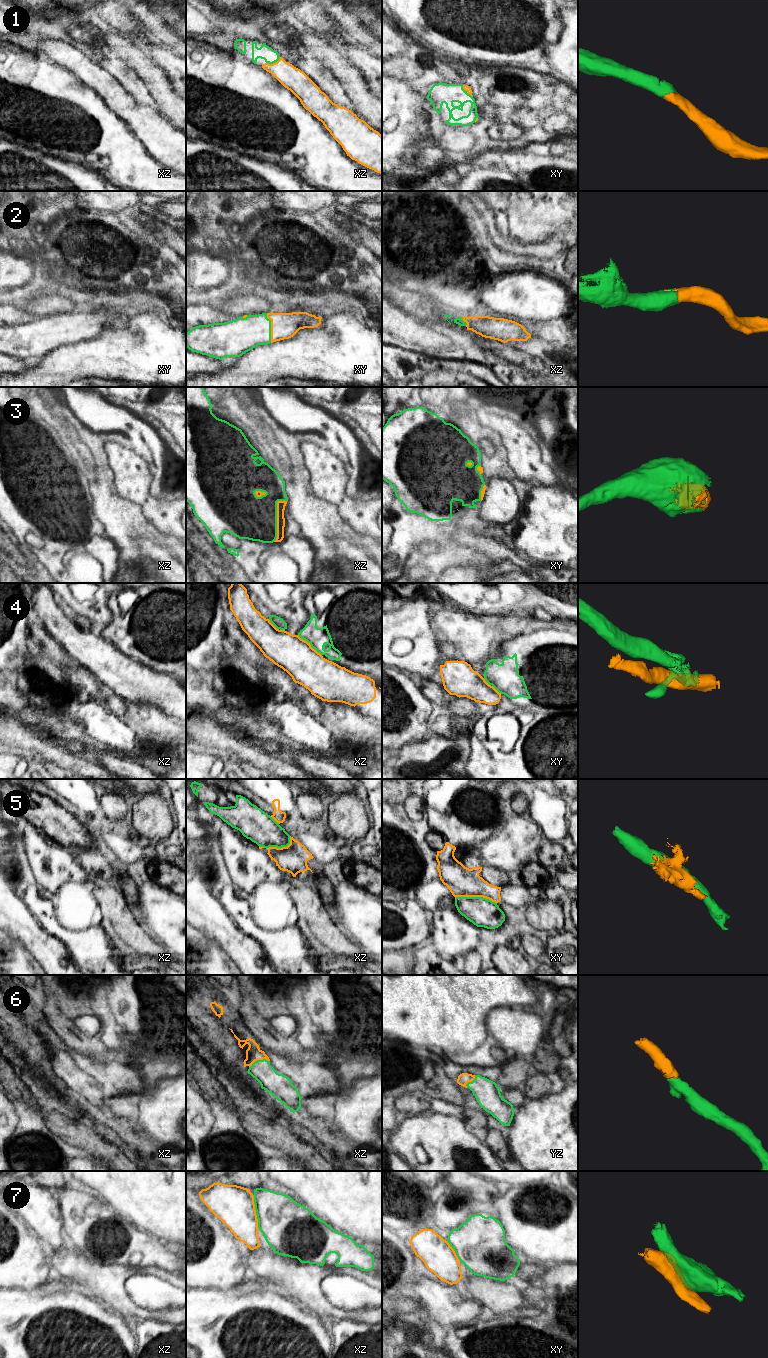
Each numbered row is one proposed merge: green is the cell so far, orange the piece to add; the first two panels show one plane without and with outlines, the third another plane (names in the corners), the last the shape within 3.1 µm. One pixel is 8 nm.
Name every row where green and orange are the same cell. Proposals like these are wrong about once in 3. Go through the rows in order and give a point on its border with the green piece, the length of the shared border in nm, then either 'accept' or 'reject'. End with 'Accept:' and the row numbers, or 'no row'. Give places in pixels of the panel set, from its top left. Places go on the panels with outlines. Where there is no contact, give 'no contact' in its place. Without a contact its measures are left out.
1: xz (273, 62) | 130 nm | accept
2: xy (270, 328) | 240 nm | accept
3: xz (276, 517) | 360 nm | accept
4: xz (310, 644) | 260 nm | reject
5: xy (476, 897) | 340 nm | reject
6: xz (258, 1060) | 170 nm | accept
7: xz (256, 1213) | 260 nm | reject
Accept: 1, 2, 3, 6

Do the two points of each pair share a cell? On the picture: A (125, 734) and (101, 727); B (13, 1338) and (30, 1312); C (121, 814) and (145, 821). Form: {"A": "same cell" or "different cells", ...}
{"A": "same cell", "B": "same cell", "C": "different cells"}

